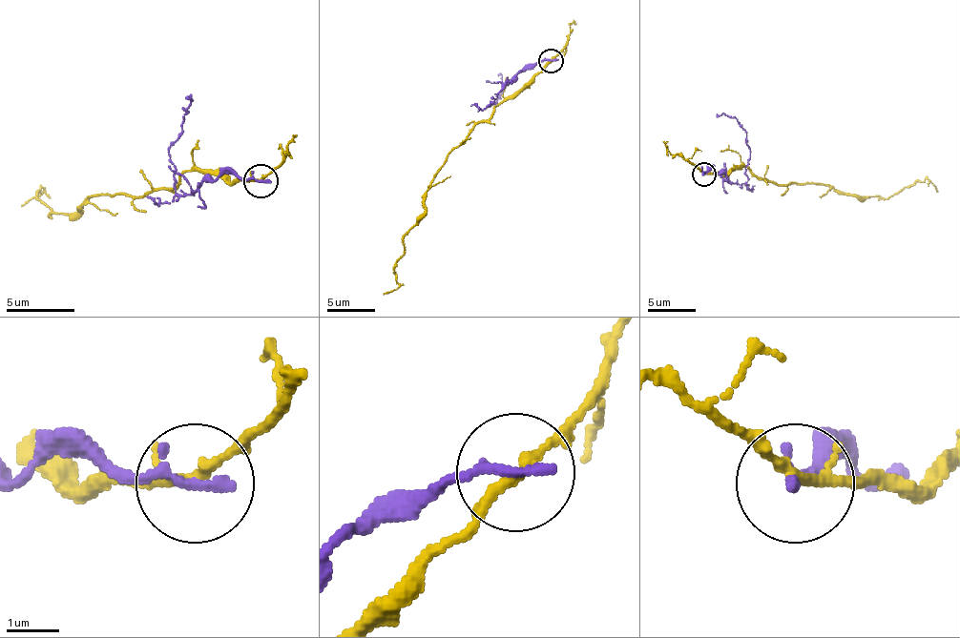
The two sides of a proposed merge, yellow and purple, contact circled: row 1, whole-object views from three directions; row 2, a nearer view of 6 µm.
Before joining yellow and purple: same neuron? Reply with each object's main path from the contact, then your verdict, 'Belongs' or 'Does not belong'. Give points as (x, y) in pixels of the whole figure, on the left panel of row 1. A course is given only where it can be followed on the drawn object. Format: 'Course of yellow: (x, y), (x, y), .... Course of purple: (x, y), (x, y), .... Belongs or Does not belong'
Course of yellow: (261, 178), (186, 172), (173, 189), (94, 195), (77, 213), (50, 216), (36, 195), (43, 192), (22, 205). Course of purple: (261, 181), (220, 174), (190, 195), (176, 192), (169, 144), (183, 131), (190, 100), (186, 100). Does not belong

